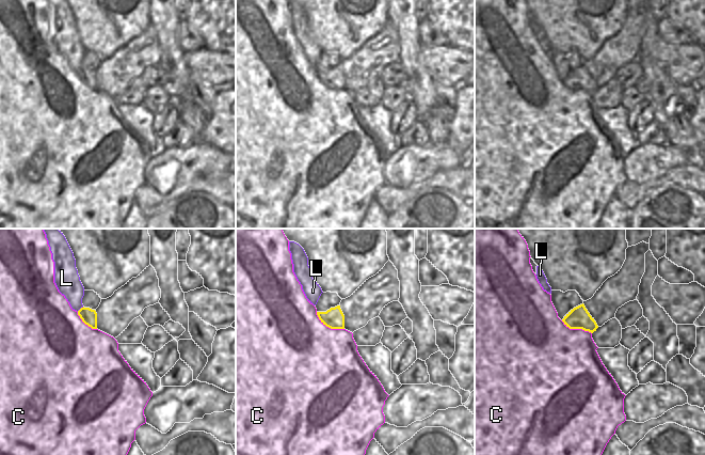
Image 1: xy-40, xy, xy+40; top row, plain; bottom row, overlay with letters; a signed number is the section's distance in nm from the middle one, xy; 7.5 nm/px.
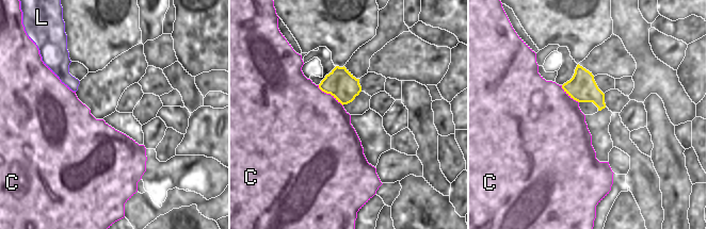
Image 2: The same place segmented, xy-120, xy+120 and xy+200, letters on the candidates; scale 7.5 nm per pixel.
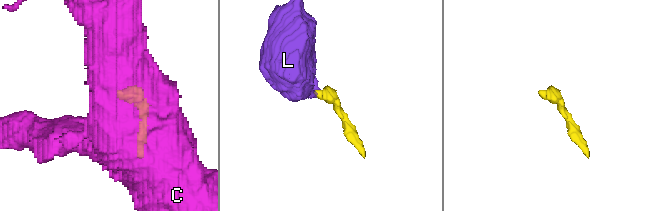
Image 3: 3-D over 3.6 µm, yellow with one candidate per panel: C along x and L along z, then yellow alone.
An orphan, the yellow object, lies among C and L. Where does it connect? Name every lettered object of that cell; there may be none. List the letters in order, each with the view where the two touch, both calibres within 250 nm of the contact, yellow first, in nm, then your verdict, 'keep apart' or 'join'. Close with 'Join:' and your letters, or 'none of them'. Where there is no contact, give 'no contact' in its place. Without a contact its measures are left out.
C: xy | 160/500 nm | keep apart
L: xy-40 | 120/190 nm | join
Join: L

